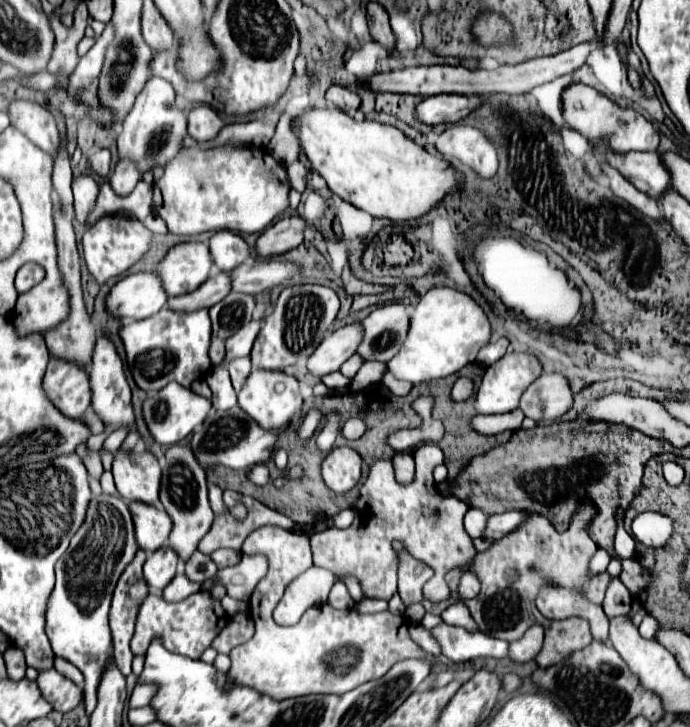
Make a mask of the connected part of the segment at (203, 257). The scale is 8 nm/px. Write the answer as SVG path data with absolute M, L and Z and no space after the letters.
M179 243L169 249L155 273L161 275L169 297L179 297L195 291L209 279L213 257L205 243Z

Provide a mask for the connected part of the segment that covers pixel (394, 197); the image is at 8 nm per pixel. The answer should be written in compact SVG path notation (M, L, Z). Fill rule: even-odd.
M325 107L305 109L305 113L295 119L295 131L299 137L299 147L307 155L311 167L325 179L327 187L343 201L367 211L373 217L387 217L391 221L421 217L457 185L457 175L447 161L429 155L425 149L421 149L391 125L375 121L355 121L341 109Z

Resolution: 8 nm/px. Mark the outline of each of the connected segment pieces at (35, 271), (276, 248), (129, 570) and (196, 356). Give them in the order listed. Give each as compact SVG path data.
M27 263L17 271L15 279L15 287L19 293L25 293L27 289L31 289L33 285L37 285L41 279L45 277L43 269L35 263Z
M299 215L283 217L273 227L265 229L263 235L257 239L257 253L261 257L279 255L285 253L297 245L303 243L303 233L307 229L307 223Z
M139 549L135 559L125 567L115 587L111 613L109 613L109 625L113 633L113 657L115 657L115 665L125 677L131 673L133 653L129 643L133 637L135 617L139 605L143 603L143 597L147 595L147 585L143 585L143 575L141 575L145 557L147 555Z
M161 309L153 317L127 323L119 331L119 335L125 343L127 363L133 373L133 379L143 391L159 391L169 381L177 381L183 387L191 387L193 381L197 381L199 377L203 379L213 367L209 359L211 321L207 309L191 313Z

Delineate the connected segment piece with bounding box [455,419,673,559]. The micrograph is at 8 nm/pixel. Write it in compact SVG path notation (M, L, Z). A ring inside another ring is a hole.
M553 421L547 425L535 425L533 429L517 429L505 445L499 445L485 453L483 457L475 457L471 465L465 469L467 477L455 485L455 497L467 501L471 507L487 509L489 513L505 513L505 511L529 511L547 517L557 531L567 531L573 515L579 505L587 499L595 505L597 515L589 523L589 537L605 549L613 559L617 559L613 549L613 537L617 531L617 509L627 511L633 497L641 491L641 451L671 451L671 443L665 439L649 437L641 431L635 431L625 425L613 425L607 421Z

